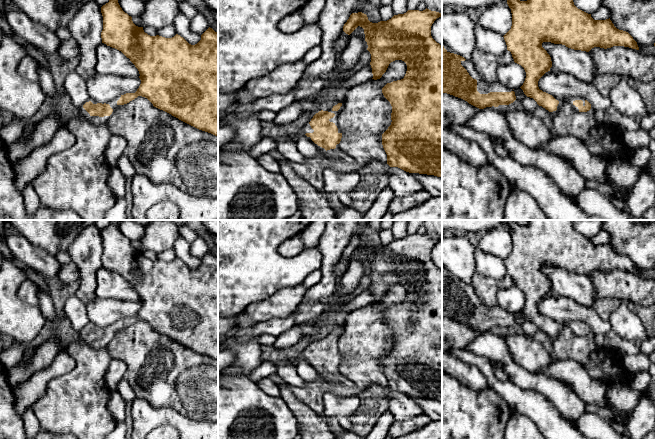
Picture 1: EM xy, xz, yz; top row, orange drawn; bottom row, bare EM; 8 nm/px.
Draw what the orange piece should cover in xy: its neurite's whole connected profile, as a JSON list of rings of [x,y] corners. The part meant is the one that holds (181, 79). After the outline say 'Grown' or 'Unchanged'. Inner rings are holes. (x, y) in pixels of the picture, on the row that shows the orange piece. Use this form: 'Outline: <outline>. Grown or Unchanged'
Outline: [[[109,0],[101,7],[101,13],[102,43],[121,51],[130,59],[139,71],[141,84],[135,93],[126,93],[104,104],[88,98],[75,118],[83,118],[96,125],[107,124],[118,107],[142,96],[154,107],[218,136],[218,33],[209,27],[201,35],[201,40],[191,45],[178,34],[172,38],[148,35],[143,27],[133,23],[132,17],[122,10],[118,0]]]. Grown

